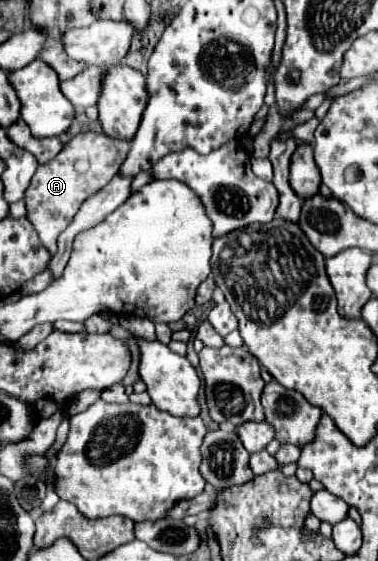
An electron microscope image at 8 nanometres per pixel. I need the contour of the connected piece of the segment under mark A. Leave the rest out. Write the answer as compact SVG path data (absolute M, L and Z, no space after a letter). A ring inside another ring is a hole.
M83 131L77 133L71 141L65 143L65 147L53 157L49 163L39 165L31 185L25 191L25 203L27 203L27 217L33 223L33 227L39 233L41 243L45 249L49 249L51 255L57 253L57 237L65 227L73 221L73 215L79 211L81 203L99 191L103 185L109 183L113 175L117 175L117 167L125 161L125 155L129 151L129 141L107 137L105 133L95 131Z

